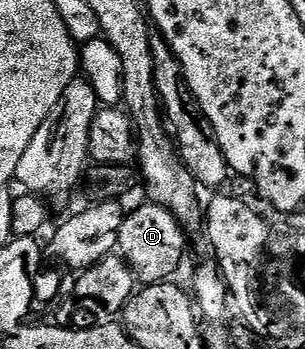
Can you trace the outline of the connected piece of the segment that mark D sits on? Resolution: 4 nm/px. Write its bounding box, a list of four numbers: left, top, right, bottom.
[117,201,187,287]

